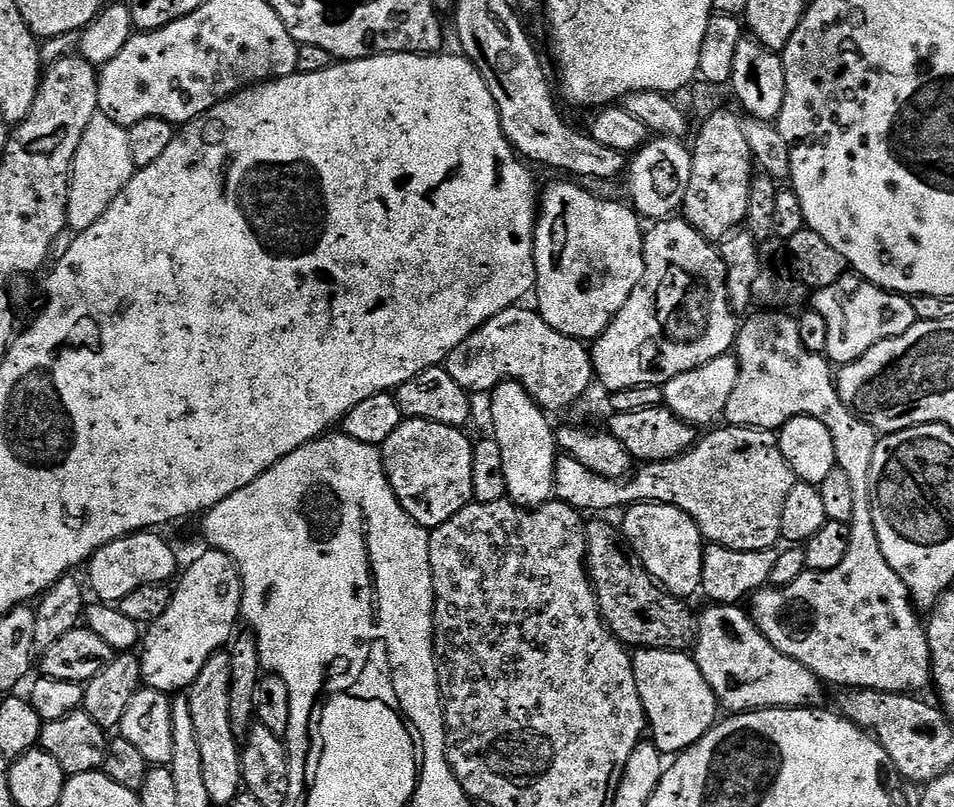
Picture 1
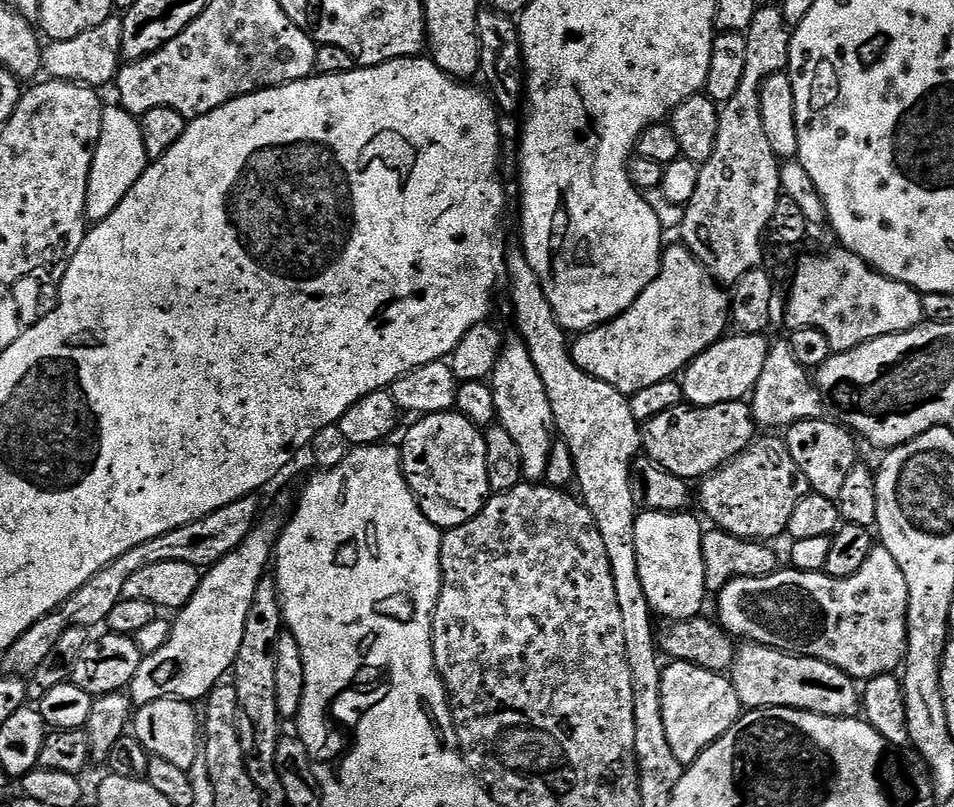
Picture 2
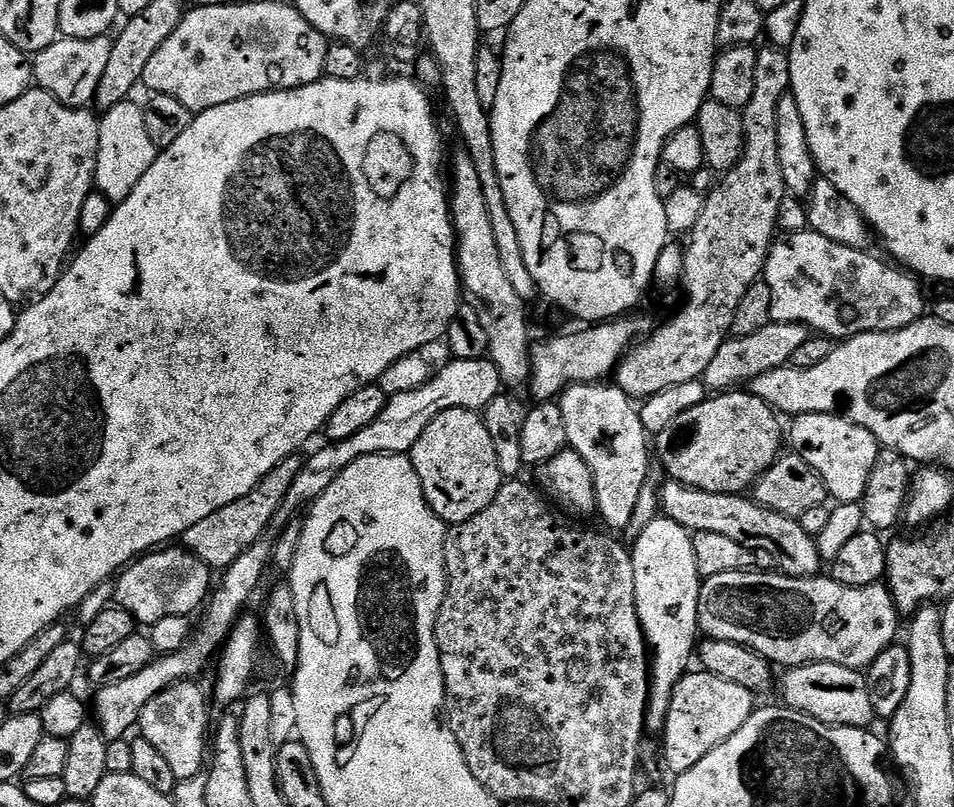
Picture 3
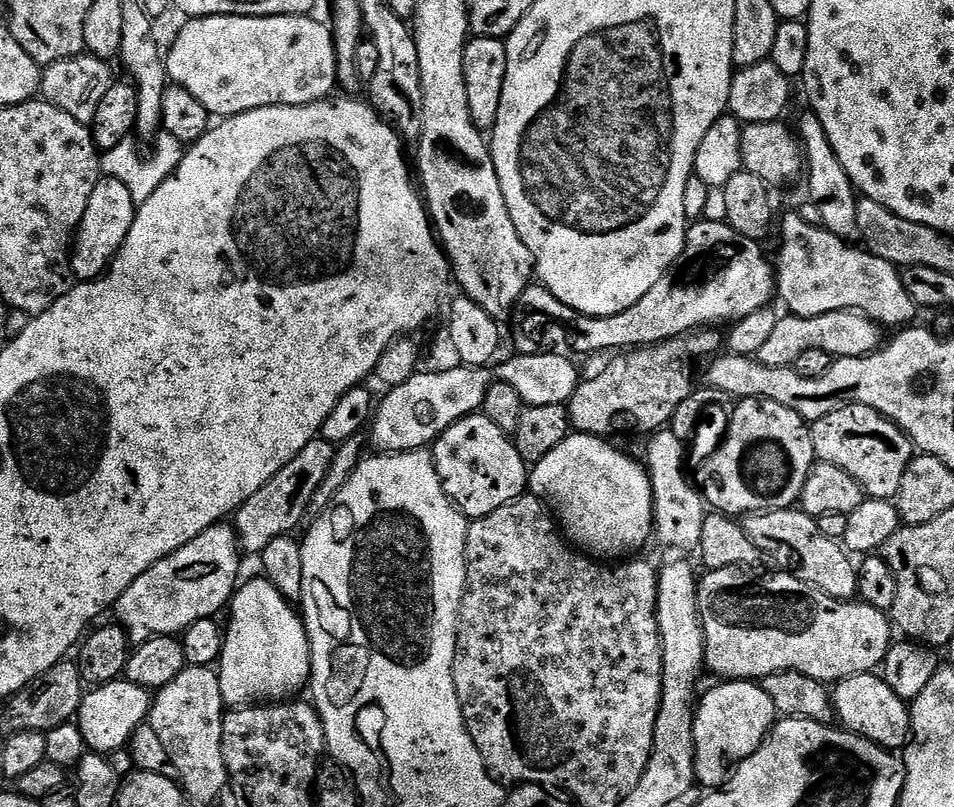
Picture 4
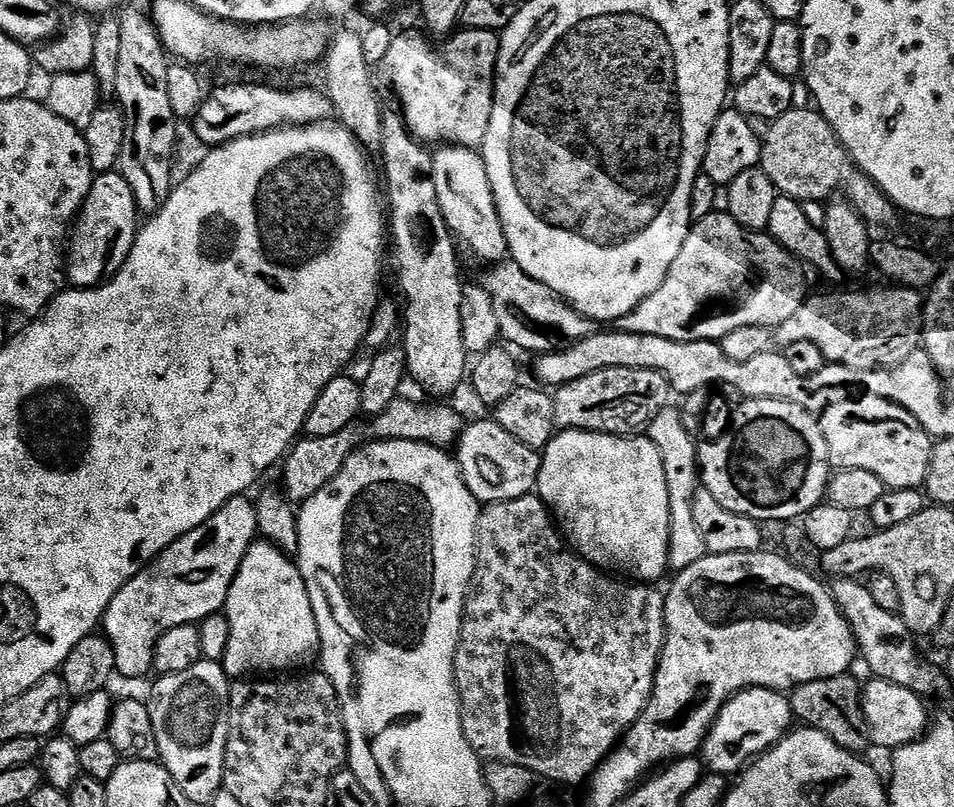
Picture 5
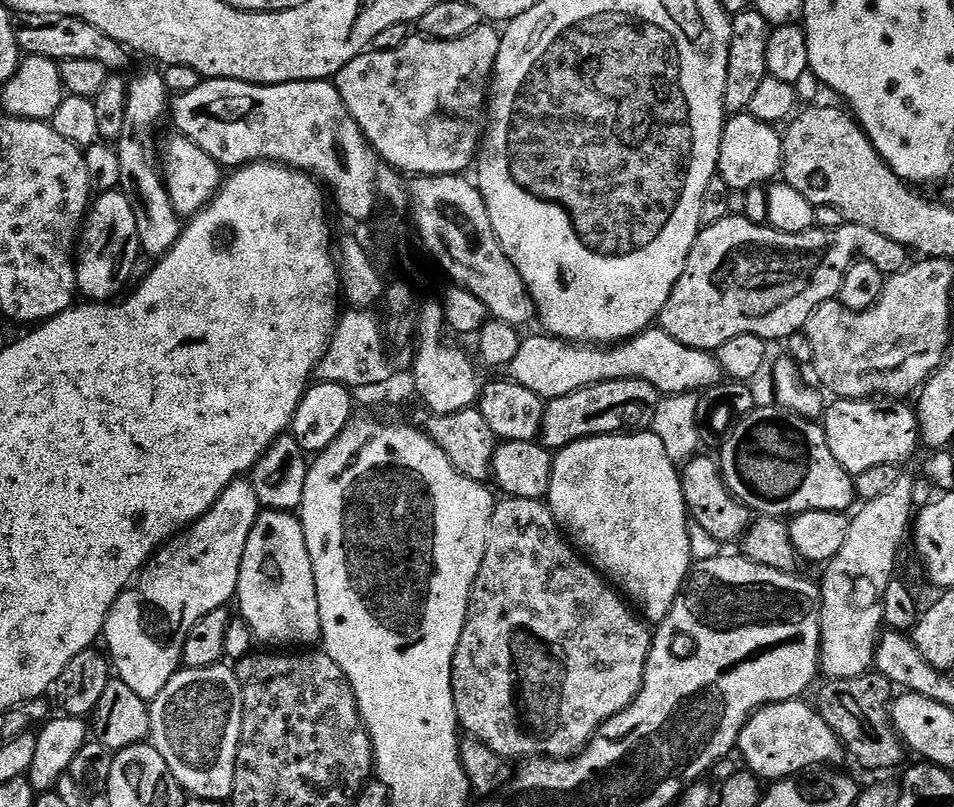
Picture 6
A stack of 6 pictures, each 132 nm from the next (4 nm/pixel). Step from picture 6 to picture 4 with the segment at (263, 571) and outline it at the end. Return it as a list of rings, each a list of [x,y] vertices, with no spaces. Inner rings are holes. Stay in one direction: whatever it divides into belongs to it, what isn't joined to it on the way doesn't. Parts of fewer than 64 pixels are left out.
[[[267,578],[259,579],[245,579],[230,601],[232,613],[218,661],[220,689],[228,706],[287,701],[295,692],[305,691],[312,675],[312,644],[301,613]]]

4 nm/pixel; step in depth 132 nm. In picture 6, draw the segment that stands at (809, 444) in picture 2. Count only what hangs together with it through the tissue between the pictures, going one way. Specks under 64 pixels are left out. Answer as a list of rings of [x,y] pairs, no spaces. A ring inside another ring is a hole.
[[[900,398],[833,399],[825,407],[822,427],[830,454],[834,454],[853,477],[873,466],[907,465],[904,463],[921,447],[916,409]]]

